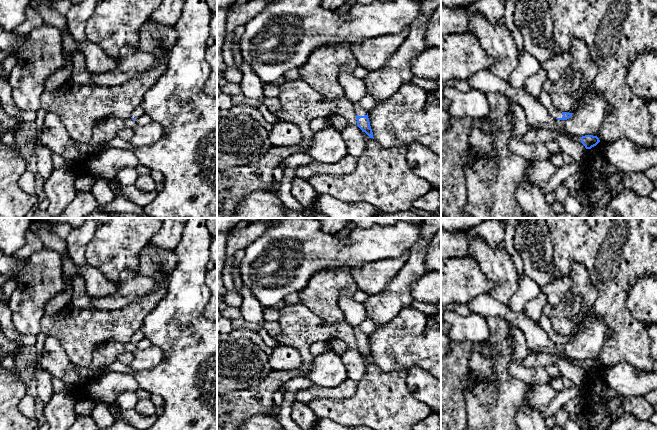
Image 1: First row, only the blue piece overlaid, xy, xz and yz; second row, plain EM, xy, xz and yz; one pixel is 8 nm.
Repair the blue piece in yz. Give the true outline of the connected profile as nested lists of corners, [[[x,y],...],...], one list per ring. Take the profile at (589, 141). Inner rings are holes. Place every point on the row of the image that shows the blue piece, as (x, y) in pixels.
[[[585,135],[581,137],[581,143],[585,146],[586,149],[591,149],[600,142],[597,136]]]

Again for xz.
[[[360,102],[354,105],[354,109],[356,112],[357,126],[362,130],[362,132],[365,132],[370,138],[374,139],[368,118],[368,113],[361,106]]]

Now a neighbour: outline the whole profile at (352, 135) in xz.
[[[348,124],[341,132],[347,153],[358,159],[366,148],[366,140],[362,130],[357,125]]]

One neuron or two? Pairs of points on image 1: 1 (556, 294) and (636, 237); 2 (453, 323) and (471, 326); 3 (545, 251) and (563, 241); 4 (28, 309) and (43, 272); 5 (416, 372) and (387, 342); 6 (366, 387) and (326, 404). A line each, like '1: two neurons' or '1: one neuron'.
1: two neurons
2: one neuron
3: two neurons
4: one neuron
5: two neurons
6: one neuron

